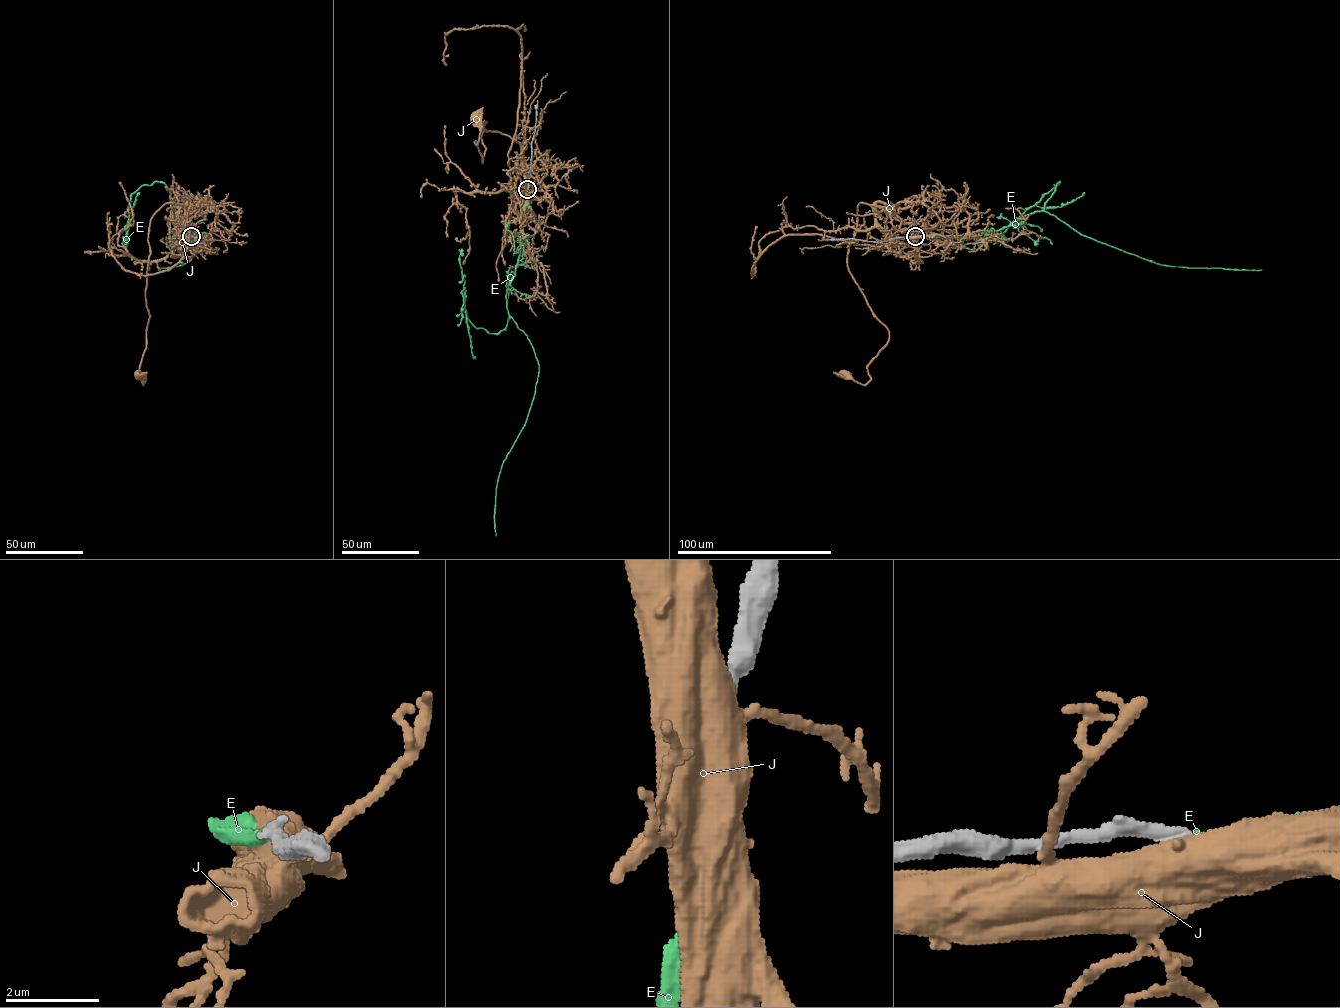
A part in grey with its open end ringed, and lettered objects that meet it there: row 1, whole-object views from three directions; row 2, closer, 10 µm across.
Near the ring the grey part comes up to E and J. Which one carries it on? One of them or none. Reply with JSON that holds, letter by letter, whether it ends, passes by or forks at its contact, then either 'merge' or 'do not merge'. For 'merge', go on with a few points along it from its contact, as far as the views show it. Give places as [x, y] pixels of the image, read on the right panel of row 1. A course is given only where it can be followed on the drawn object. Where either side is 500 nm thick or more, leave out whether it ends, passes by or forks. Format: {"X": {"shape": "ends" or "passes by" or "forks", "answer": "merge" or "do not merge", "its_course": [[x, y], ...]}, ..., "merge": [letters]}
{"E": {"shape": "ends", "answer": "merge", "its_course": [[915, 236], [963, 238], [981, 231], [1000, 230], [1020, 217], [1046, 211], [1080, 234], [1162, 265], [1261, 270]]}, "J": {"answer": "do not merge"}, "merge": ["E"]}

